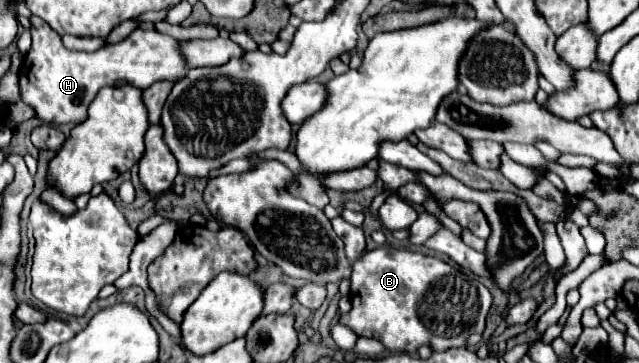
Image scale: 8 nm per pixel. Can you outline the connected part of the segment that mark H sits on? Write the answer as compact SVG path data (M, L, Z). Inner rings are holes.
M32 17L32 49L24 57L20 71L20 99L34 109L34 117L44 123L82 123L88 105L104 85L132 83L140 89L156 81L178 81L184 77L186 65L178 51L176 39L158 31L136 29L126 39L110 43L94 53L70 51L62 45L60 35L40 17Z

